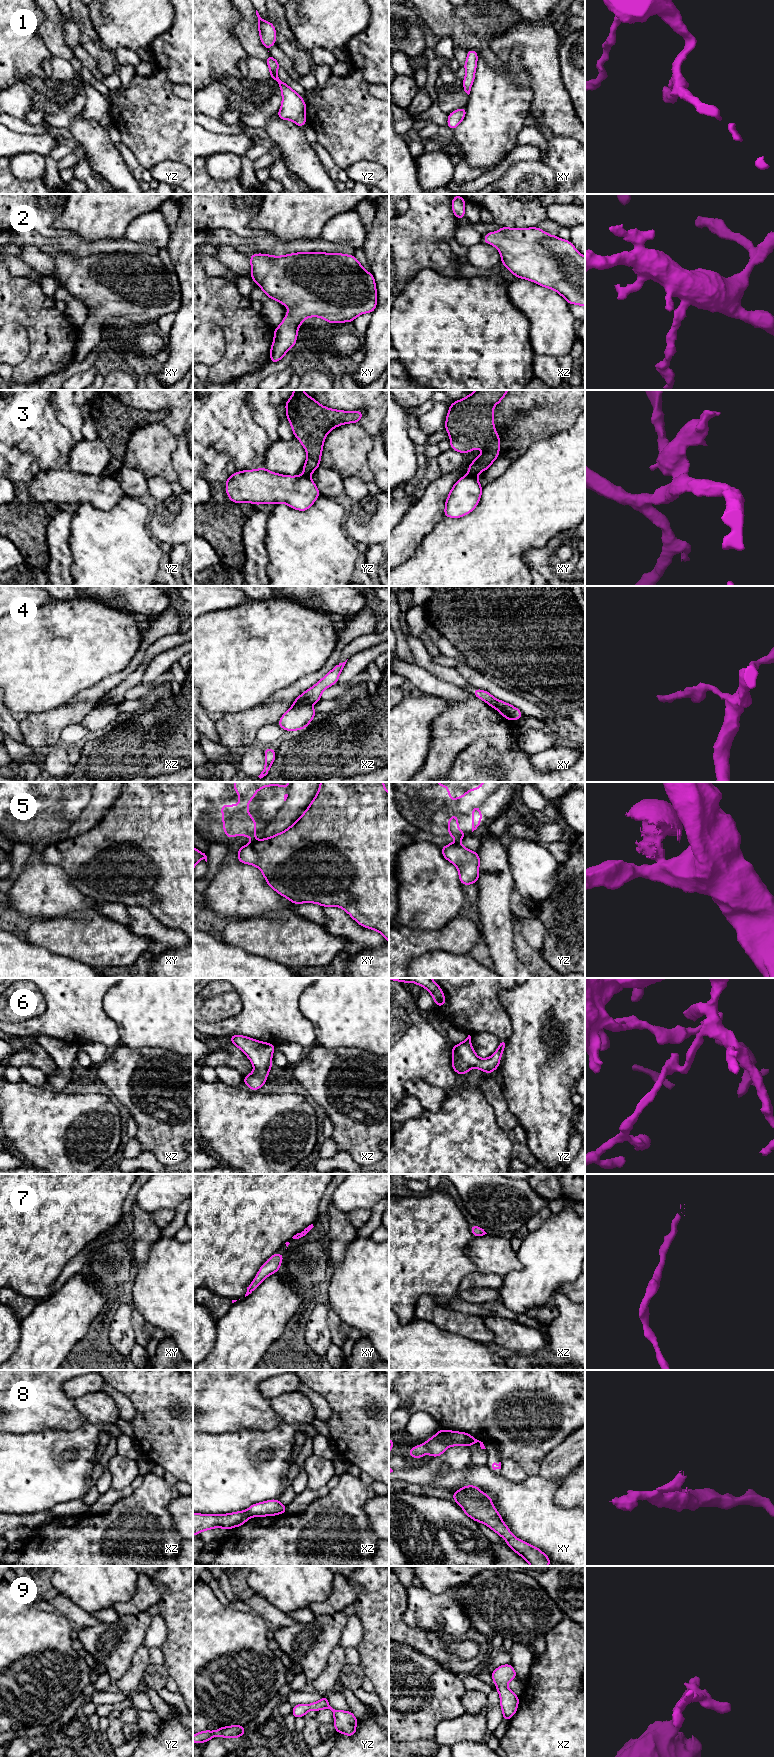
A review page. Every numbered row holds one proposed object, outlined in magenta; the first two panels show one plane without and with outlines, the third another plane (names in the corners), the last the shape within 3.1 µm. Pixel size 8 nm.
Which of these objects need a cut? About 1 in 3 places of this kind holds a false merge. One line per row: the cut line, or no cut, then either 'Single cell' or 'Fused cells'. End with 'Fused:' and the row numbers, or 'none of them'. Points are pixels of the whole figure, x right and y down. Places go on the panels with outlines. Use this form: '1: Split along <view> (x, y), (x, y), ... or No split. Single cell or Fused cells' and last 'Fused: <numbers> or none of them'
1: No split. Single cell
2: No split. Single cell
3: Split along xy (468, 473), (475, 477). Fused cells
4: Split along xz (309, 705), (292, 707). Fused cells
5: Split along yz (451, 843), (458, 844). Fused cells
6: No split. Single cell
7: No split. Single cell
8: Split along xy (435, 1435), (446, 1446). Fused cells
9: No split. Single cell
Fused: 3, 4, 5, 8

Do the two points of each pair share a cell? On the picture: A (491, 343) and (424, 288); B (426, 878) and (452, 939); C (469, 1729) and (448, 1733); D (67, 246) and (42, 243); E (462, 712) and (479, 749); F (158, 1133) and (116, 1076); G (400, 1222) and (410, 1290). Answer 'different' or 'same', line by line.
A: same
B: different
C: same
D: same
E: different
F: same
G: same

